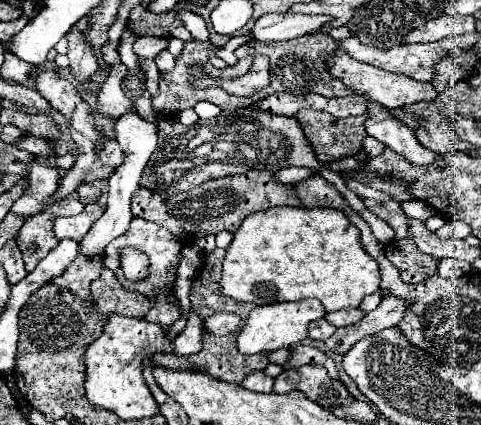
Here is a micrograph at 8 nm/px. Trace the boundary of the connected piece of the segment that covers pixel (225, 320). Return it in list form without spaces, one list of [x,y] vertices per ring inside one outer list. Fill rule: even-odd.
[[[213,314],[205,322],[205,330],[213,336],[225,336],[241,328],[241,318],[237,314]]]

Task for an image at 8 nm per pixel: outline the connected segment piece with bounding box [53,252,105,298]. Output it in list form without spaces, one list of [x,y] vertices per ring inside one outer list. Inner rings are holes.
[[[79,252],[79,256],[67,266],[67,270],[59,278],[55,278],[53,282],[61,288],[75,292],[79,298],[87,298],[89,284],[97,278],[97,274],[101,274],[103,268],[105,268],[105,256],[85,258],[85,254]]]

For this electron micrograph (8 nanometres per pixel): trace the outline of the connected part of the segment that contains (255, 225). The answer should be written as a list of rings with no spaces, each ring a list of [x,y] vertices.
[[[269,208],[257,212],[243,220],[241,228],[235,232],[233,242],[227,248],[221,274],[221,294],[253,304],[273,304],[273,302],[293,302],[303,298],[317,298],[327,312],[341,308],[357,308],[361,300],[379,290],[377,262],[365,254],[359,240],[359,230],[347,220],[343,212],[333,208]]]

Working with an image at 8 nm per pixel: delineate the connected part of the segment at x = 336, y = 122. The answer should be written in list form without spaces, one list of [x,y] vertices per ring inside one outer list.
[[[301,110],[297,114],[303,132],[321,162],[339,160],[359,152],[365,132],[365,114],[351,118],[335,118],[321,110]]]

